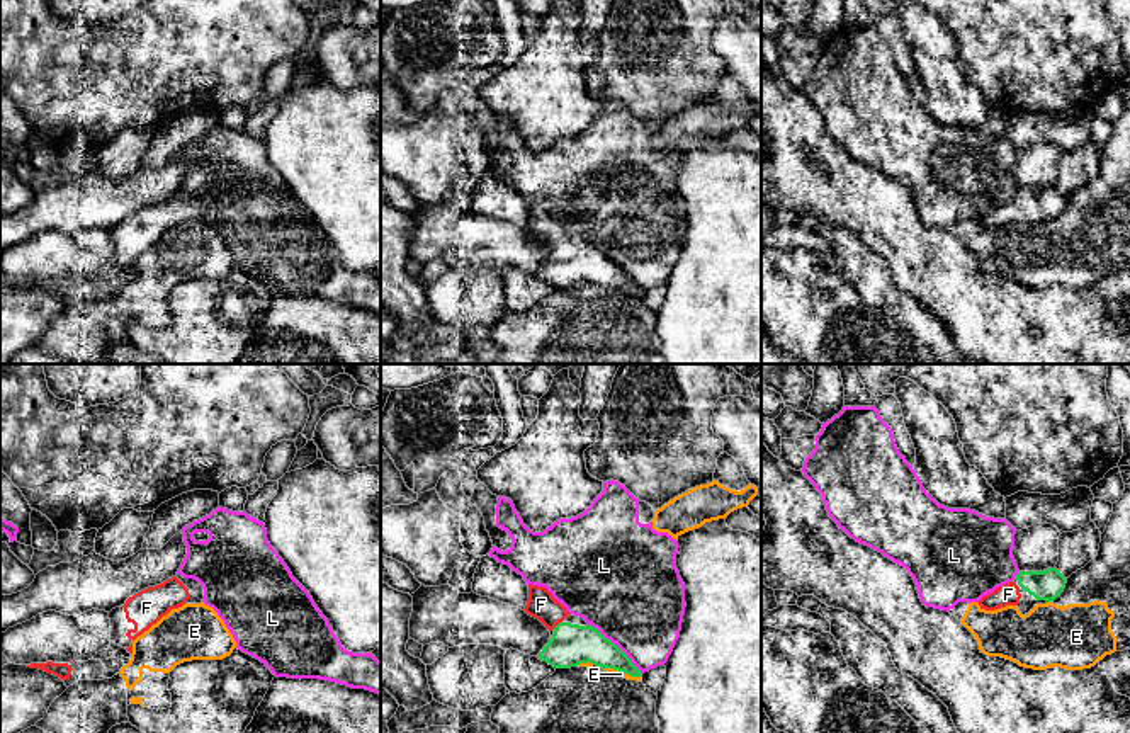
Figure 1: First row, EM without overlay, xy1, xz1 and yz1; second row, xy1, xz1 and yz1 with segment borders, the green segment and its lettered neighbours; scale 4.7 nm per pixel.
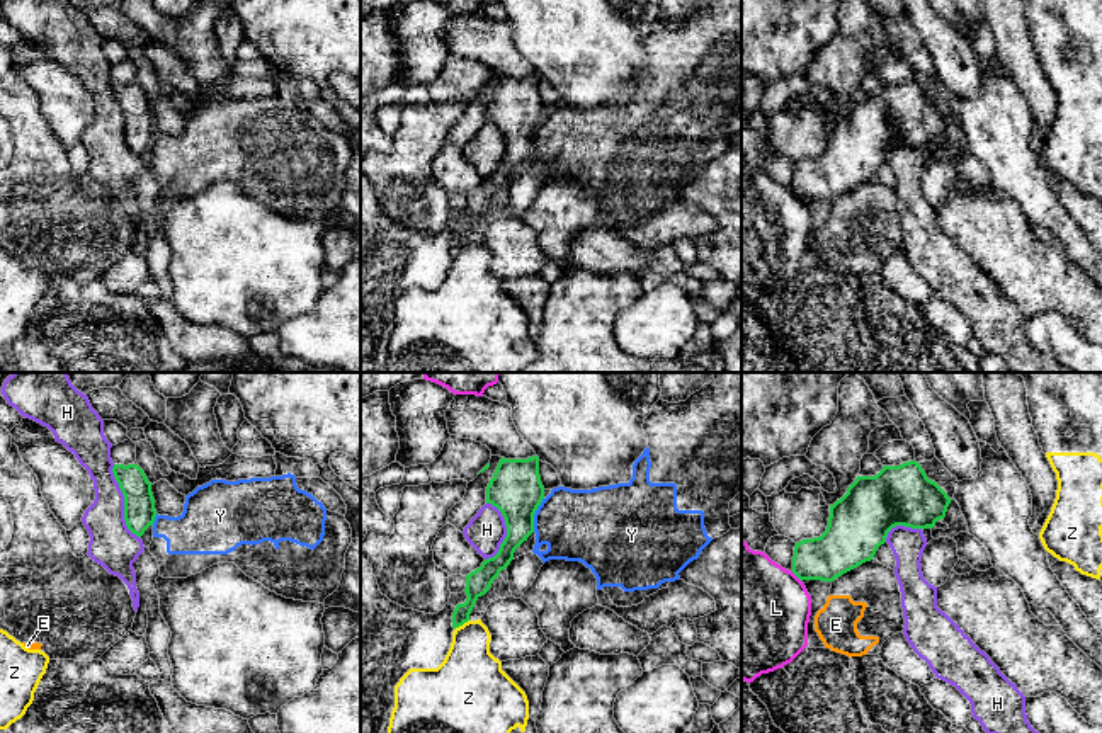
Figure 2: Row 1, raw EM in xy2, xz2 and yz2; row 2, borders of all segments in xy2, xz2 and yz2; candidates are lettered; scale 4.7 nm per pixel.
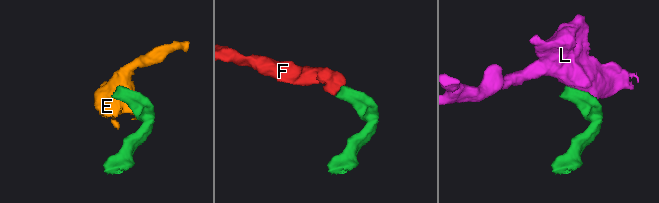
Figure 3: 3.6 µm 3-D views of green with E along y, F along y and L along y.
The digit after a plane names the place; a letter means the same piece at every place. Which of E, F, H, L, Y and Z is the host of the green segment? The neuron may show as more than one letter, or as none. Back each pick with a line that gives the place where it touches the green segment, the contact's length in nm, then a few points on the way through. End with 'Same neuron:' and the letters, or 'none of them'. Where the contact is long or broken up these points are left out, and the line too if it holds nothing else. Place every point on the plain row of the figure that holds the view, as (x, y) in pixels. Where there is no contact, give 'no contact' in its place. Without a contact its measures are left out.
F: meets green in xz1 at (558, 244); contact 60 nm long; runs through xz1 (571, 264), (558, 244), (541, 223)
Same neuron: F

